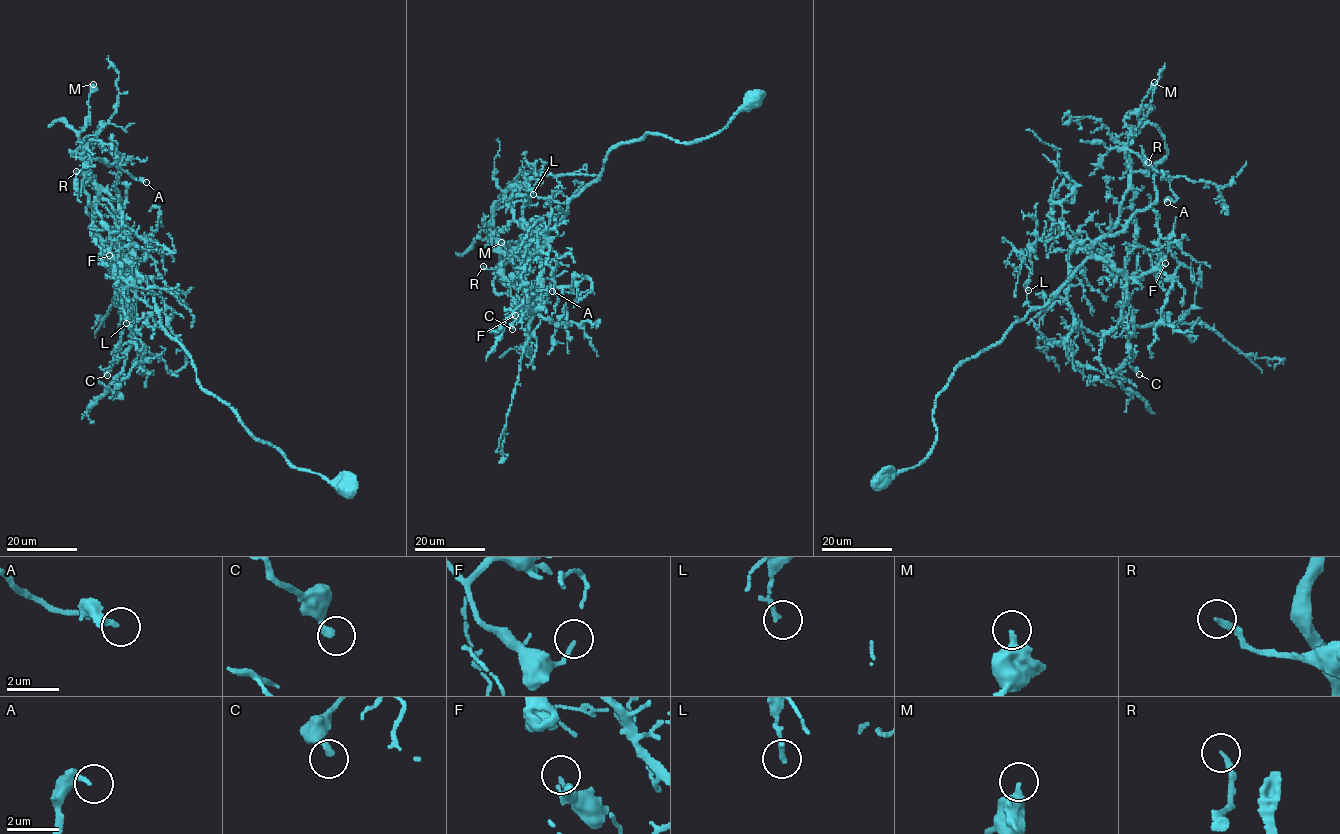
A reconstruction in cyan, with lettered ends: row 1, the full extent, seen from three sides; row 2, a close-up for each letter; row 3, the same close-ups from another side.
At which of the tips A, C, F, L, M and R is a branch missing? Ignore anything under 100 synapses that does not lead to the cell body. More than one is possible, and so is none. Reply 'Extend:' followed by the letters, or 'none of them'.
Extend: none of them

